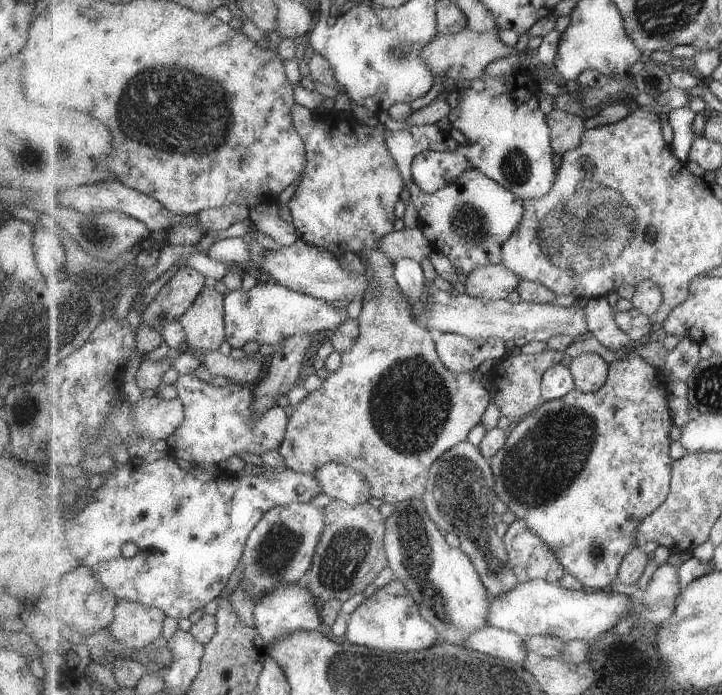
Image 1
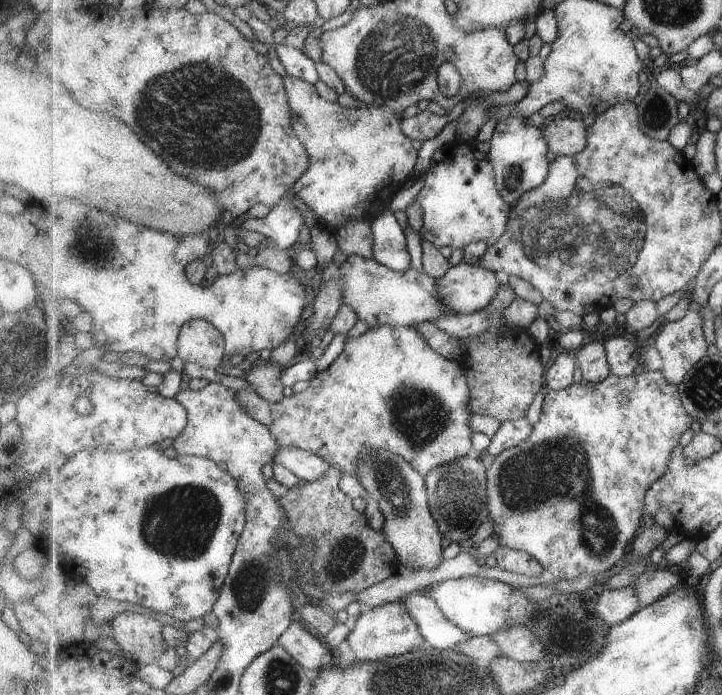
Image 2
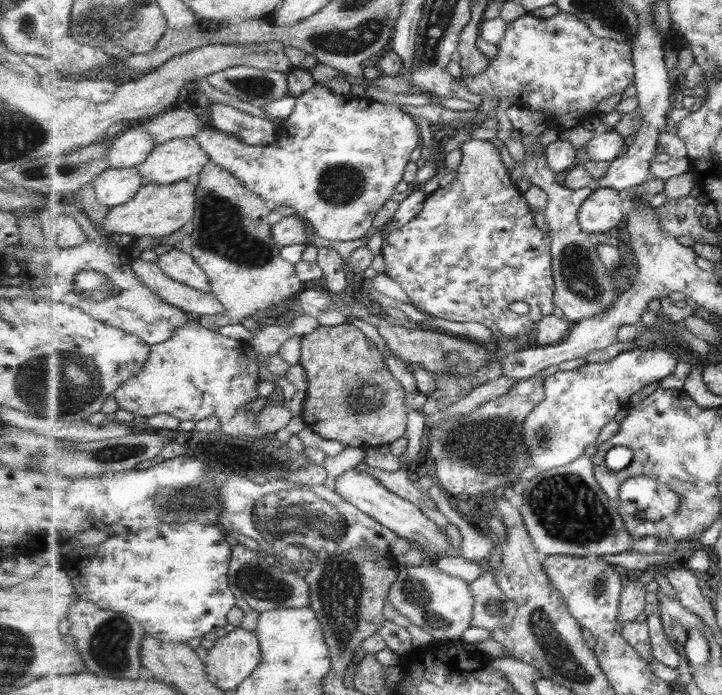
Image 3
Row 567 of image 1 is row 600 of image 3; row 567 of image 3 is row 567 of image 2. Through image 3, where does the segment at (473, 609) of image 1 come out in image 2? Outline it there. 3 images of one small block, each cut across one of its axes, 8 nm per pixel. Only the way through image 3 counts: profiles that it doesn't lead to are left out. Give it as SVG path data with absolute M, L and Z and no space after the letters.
M365 450L359 462L357 478L370 497L379 500L385 514L383 528L387 540L397 549L401 570L423 572L436 569L445 558L444 534L431 512L425 477L412 465L387 450Z

